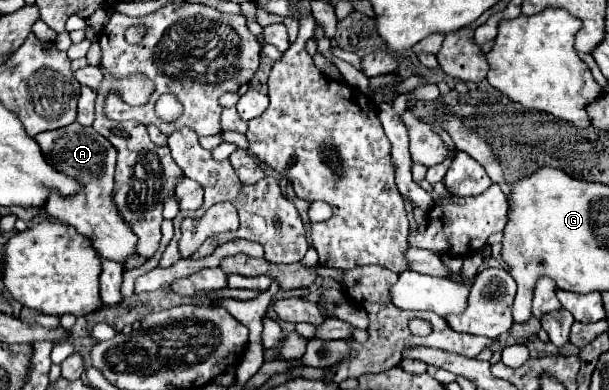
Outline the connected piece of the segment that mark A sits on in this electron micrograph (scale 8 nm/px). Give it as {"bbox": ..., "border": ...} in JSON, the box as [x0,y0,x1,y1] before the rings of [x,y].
{"bbox":[35,123,137,265],"border":[[[71,123],[65,129],[39,133],[35,141],[41,145],[43,155],[51,161],[53,167],[77,177],[83,187],[81,193],[73,197],[57,197],[57,193],[53,193],[53,197],[49,197],[47,213],[61,223],[73,225],[83,237],[93,243],[101,259],[125,265],[131,255],[137,255],[137,235],[123,221],[113,201],[113,173],[117,161],[117,151],[113,149],[113,145],[93,127],[83,127],[77,123]]]}

